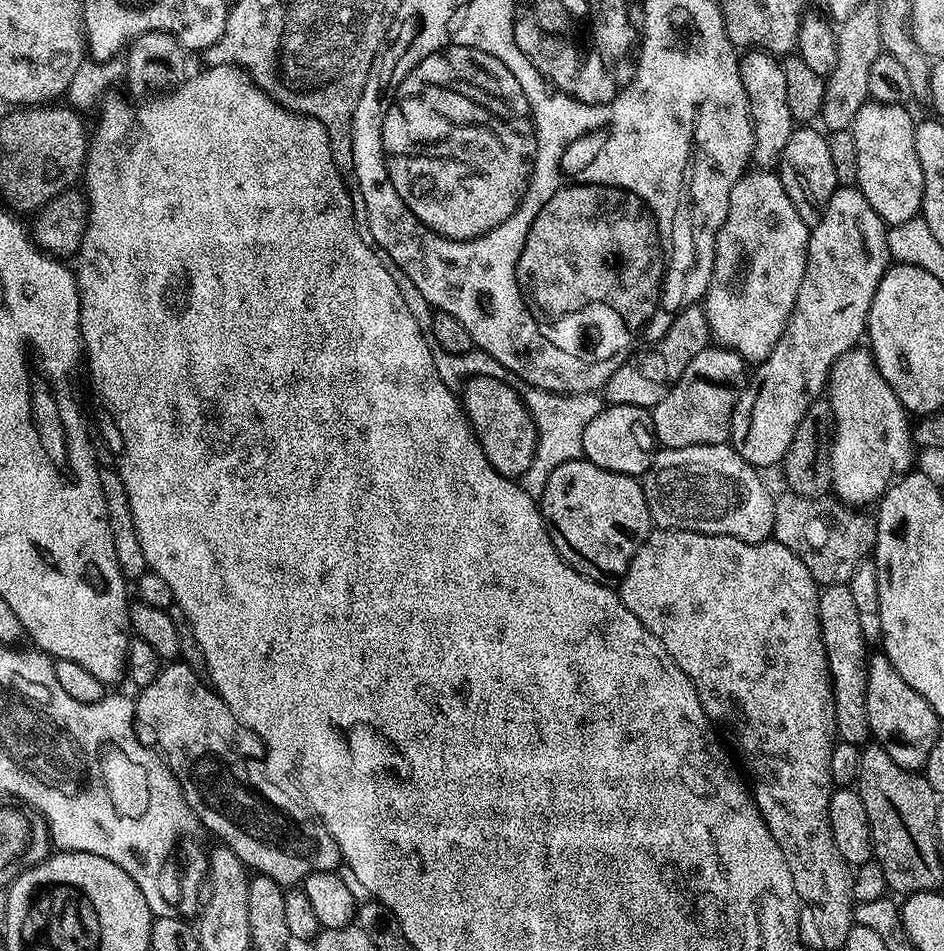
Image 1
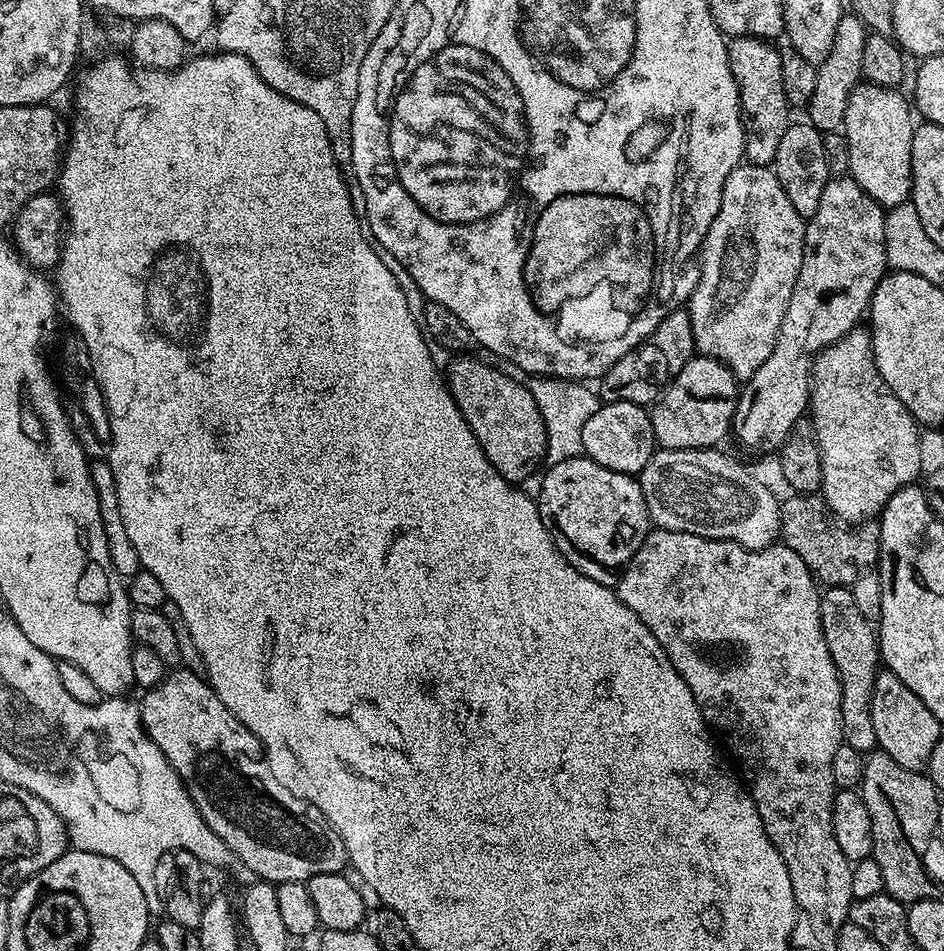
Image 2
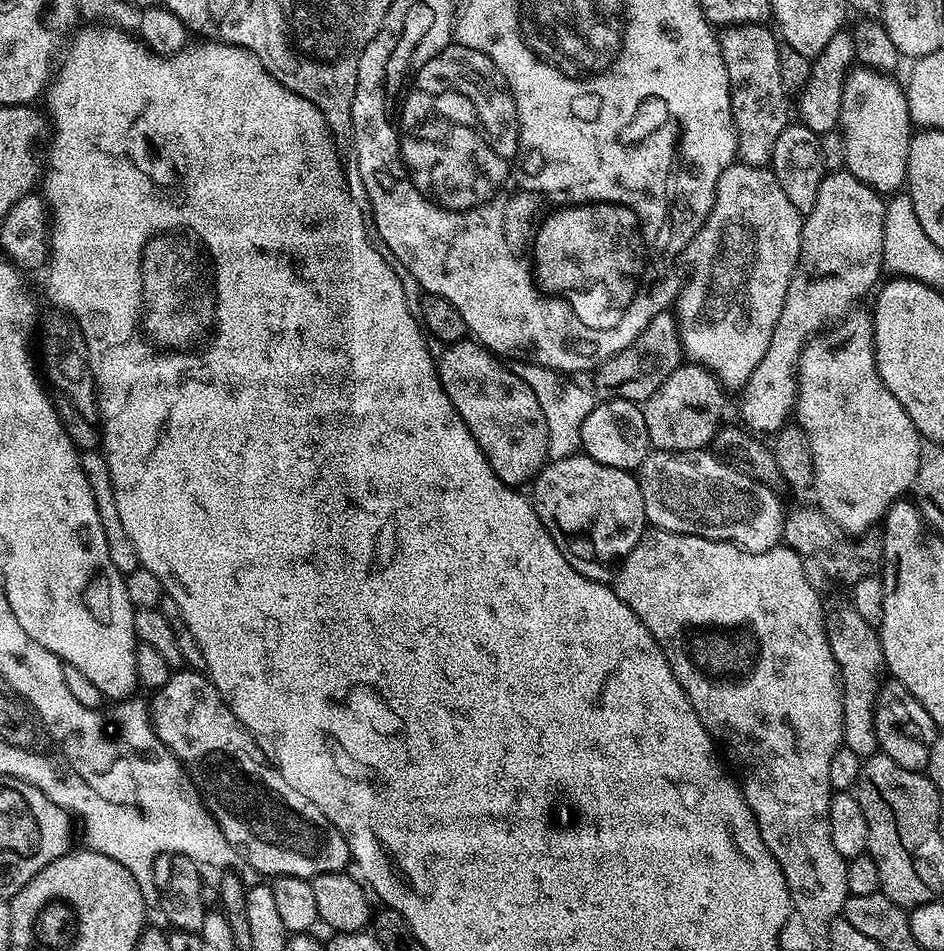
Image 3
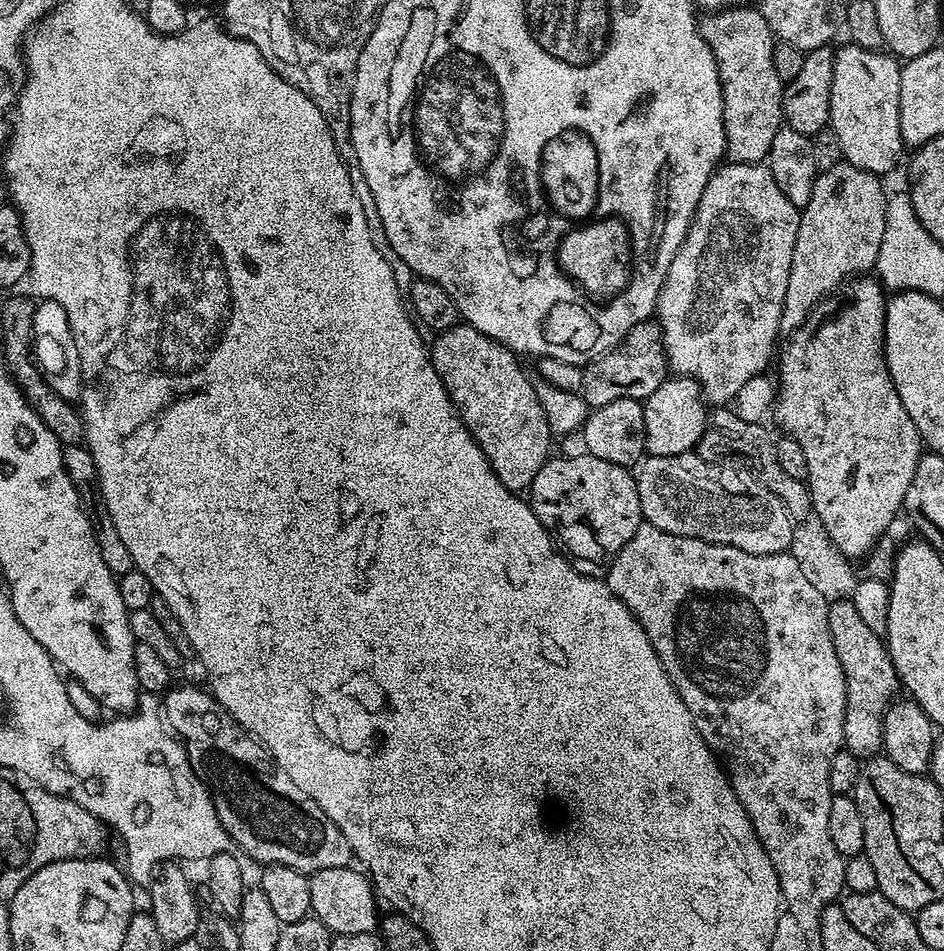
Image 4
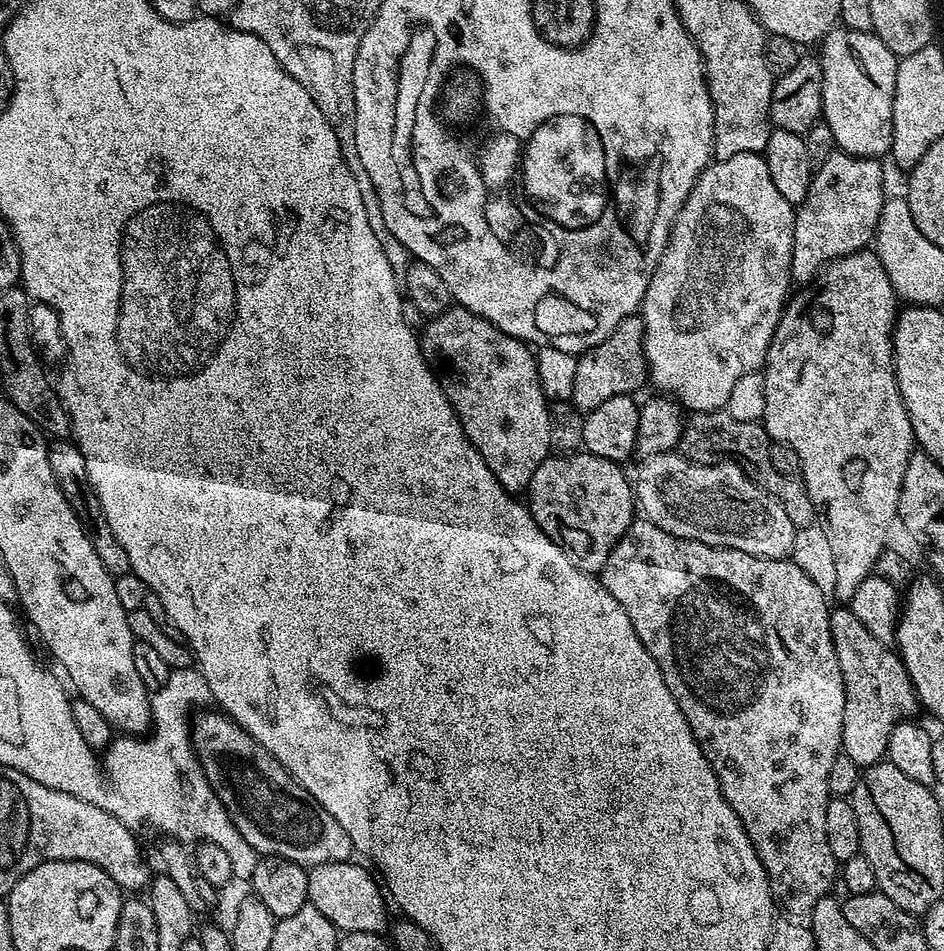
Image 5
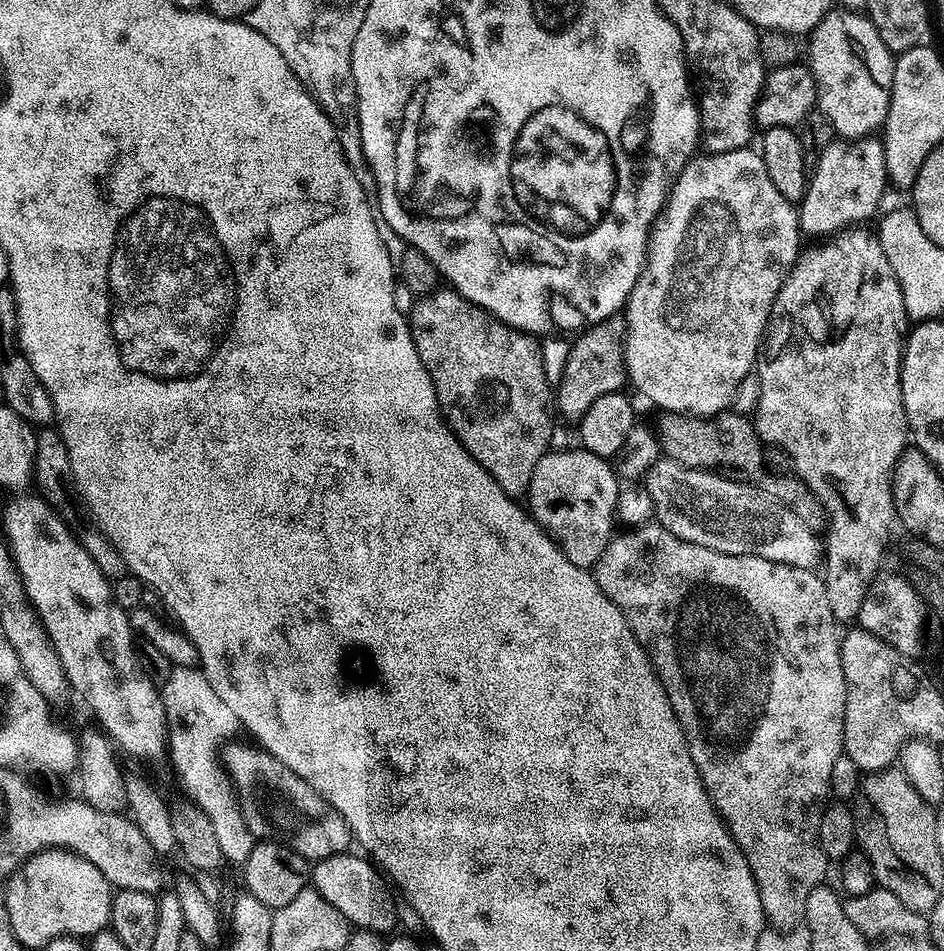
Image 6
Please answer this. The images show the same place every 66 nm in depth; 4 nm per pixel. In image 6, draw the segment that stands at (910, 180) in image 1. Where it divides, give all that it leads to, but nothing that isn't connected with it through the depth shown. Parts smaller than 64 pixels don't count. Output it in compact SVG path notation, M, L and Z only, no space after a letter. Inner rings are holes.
M836 6L824 15L816 28L812 29L810 39L812 41L809 42L808 48L806 44L806 63L814 74L818 111L830 122L833 133L842 140L862 140L879 133L890 110L890 94L896 62L893 52L888 49L886 42L882 42L871 20L867 15Z

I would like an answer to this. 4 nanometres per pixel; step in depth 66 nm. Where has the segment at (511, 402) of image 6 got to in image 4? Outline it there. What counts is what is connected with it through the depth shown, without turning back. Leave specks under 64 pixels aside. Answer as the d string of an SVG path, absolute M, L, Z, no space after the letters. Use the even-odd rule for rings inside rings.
M456 323L453 328L439 333L435 339L436 341L431 341L430 344L434 370L438 378L442 378L442 386L459 410L468 432L478 442L482 454L486 454L494 474L498 474L498 482L502 482L502 486L517 494L531 489L538 470L542 470L542 466L550 459L548 447L554 443L552 431L546 422L546 414L542 410L542 402L538 402L534 394L533 377L527 376L520 369L520 364L516 361L519 360L517 353L466 323Z

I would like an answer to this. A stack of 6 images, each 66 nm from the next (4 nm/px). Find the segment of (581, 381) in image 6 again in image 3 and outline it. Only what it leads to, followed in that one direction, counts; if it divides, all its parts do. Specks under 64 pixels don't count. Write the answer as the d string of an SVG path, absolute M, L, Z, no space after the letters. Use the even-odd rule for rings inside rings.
M671 311L660 312L642 330L631 348L614 354L595 369L596 384L594 392L601 401L634 400L643 402L651 398L654 390L674 374L674 370L682 362L680 347L680 328L676 325L676 317Z

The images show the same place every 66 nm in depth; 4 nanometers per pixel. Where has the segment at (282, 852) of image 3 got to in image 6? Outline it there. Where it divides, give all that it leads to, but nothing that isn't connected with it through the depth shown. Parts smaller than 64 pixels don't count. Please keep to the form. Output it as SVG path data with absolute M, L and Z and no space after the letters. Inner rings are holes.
M236 742L225 743L218 757L253 838L257 841L279 840L309 862L330 858L353 847L352 831L346 826L342 814L298 778L290 766L282 766L278 758L255 743L232 743Z

